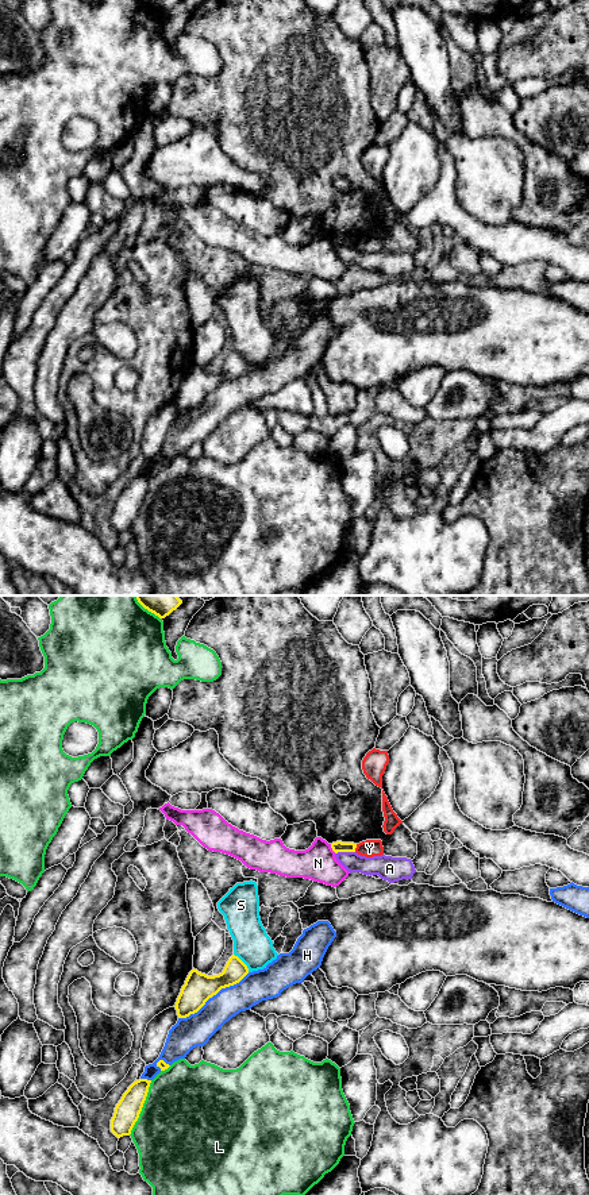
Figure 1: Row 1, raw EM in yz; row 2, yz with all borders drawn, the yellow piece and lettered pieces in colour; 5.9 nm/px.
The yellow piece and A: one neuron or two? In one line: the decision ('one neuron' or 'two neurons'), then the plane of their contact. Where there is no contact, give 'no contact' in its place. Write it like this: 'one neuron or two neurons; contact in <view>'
two neurons; contact in yz

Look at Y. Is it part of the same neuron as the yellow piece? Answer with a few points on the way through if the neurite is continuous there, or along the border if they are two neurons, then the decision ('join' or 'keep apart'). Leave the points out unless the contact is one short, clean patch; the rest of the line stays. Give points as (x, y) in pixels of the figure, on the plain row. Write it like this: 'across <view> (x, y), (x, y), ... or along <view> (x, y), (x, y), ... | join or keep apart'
along yz (357, 239), (354, 246) | keep apart

